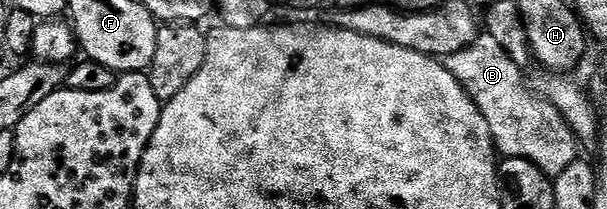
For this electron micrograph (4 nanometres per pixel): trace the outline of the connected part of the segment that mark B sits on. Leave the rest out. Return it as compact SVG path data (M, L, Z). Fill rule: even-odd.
M478 34L471 45L449 54L443 62L483 113L491 130L494 150L502 158L529 160L554 179L579 157L579 144L565 118L530 89L523 77L524 70L511 60L495 37Z

